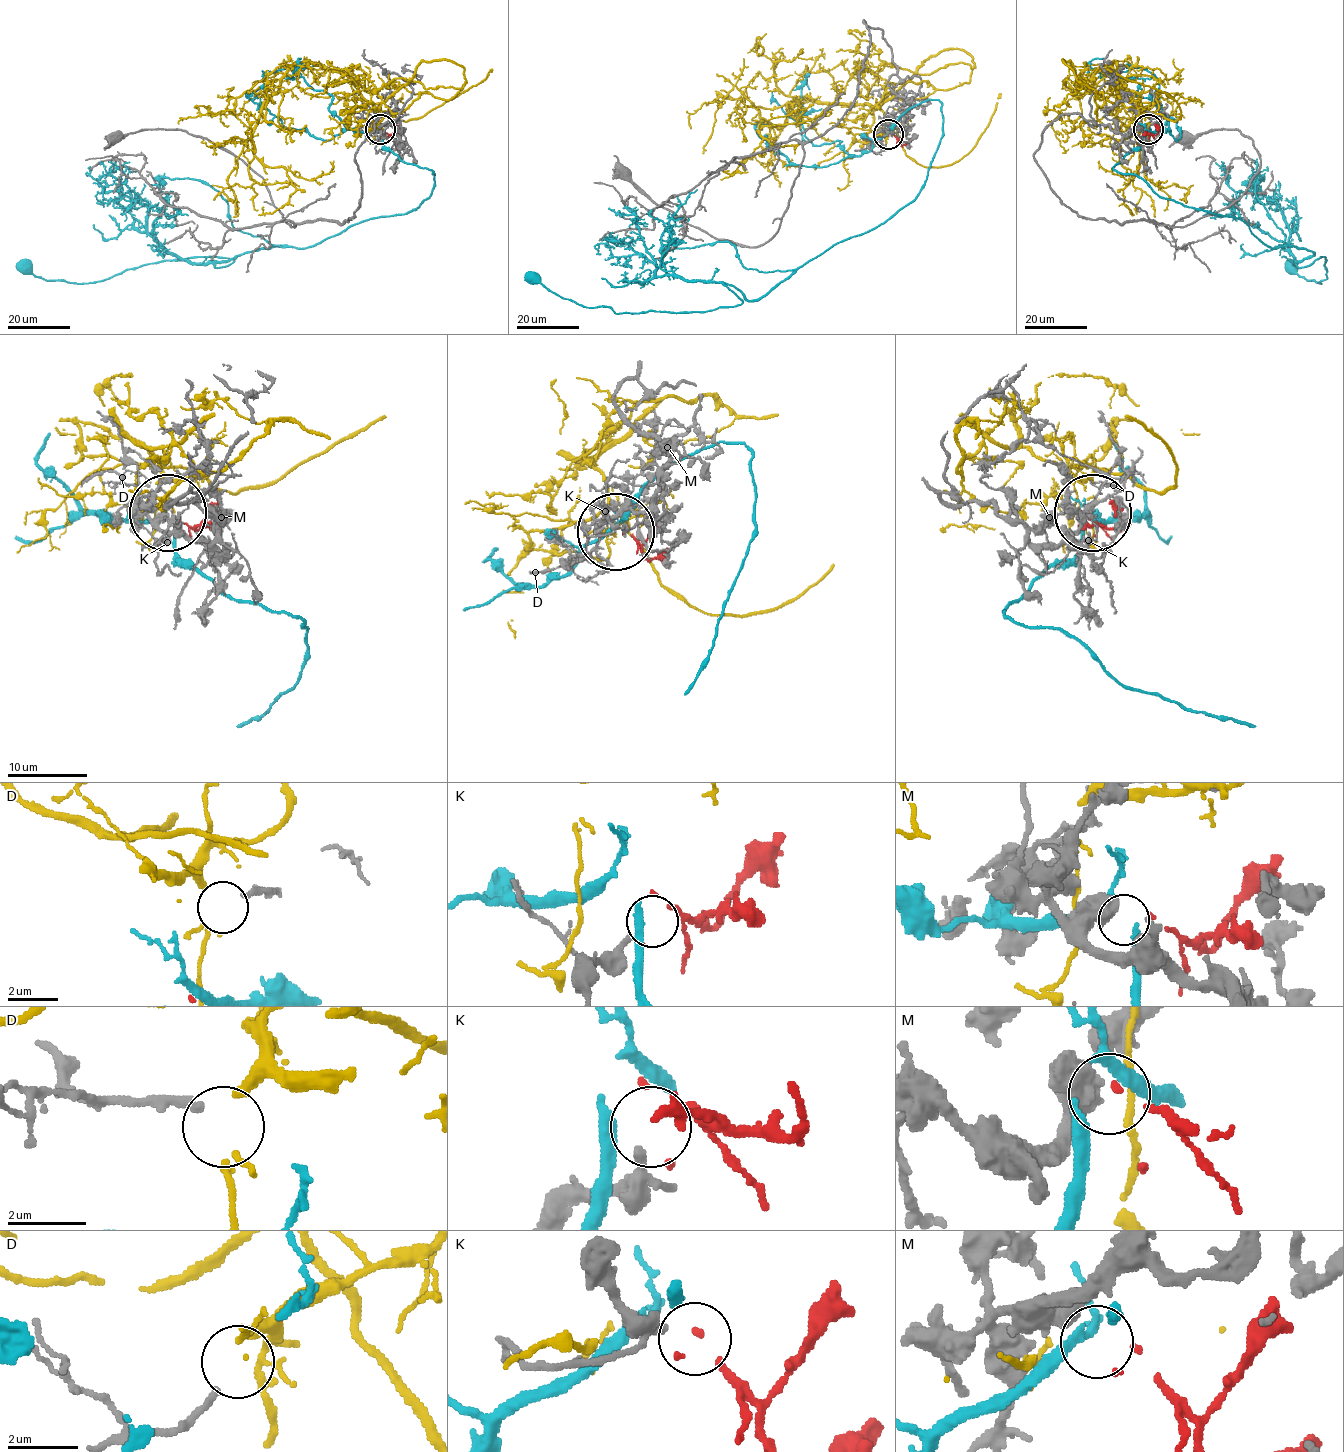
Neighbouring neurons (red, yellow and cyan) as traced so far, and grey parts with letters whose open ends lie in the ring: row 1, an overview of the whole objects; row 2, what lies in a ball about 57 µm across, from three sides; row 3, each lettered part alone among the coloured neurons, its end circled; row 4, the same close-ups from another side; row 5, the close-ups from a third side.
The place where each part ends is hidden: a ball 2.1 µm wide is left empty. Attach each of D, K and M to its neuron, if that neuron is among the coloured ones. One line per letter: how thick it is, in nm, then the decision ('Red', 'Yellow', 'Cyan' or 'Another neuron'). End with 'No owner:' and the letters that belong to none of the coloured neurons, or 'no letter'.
D: Thickness 200 nm. Yellow
K: Thickness 240 nm. Another neuron
M: Thickness 800 nm. Red
No owner: K

